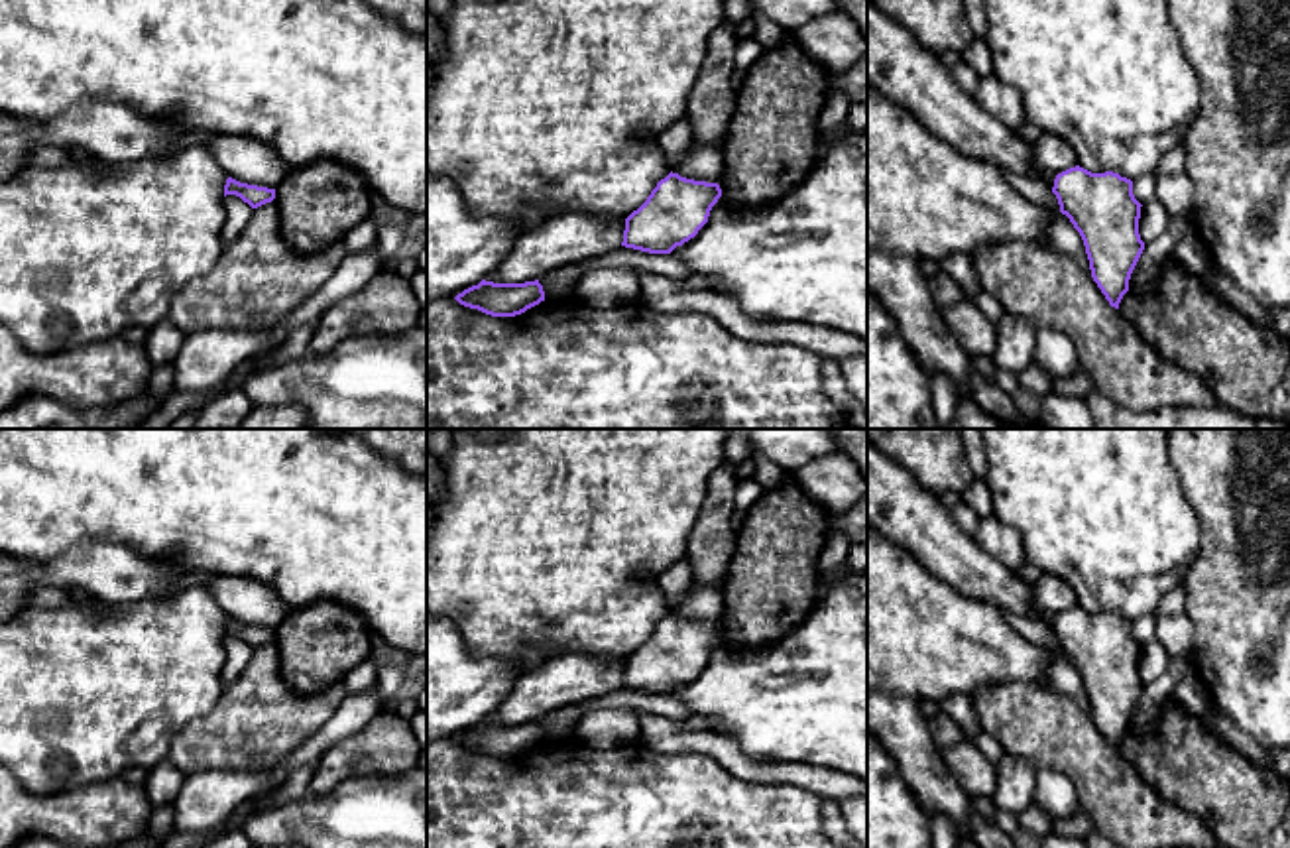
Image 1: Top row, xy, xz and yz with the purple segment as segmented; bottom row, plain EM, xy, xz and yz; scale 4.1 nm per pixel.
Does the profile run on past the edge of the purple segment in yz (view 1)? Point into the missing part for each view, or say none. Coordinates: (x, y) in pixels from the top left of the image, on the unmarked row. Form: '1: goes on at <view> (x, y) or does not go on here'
1: does not go on here

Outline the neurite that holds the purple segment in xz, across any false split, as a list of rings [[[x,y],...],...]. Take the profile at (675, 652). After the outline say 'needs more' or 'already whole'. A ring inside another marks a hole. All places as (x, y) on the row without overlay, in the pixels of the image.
[[[671,612],[625,659],[621,687],[671,695],[698,675],[720,637],[718,624],[694,622]]]; already whole

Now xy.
[[[228,618],[226,626],[224,626],[224,637],[226,636],[236,636],[244,643],[248,643],[252,649],[258,649],[258,647],[271,643],[275,639],[275,630],[248,626],[248,624],[240,624],[232,618]]]; already whole

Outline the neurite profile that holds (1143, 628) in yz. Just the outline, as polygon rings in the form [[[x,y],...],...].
[[[1154,614],[1141,616],[1133,620],[1133,636],[1141,645],[1156,639],[1156,618]]]

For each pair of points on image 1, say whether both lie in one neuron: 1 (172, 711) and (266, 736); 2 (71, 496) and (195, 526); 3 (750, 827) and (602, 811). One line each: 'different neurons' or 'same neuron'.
1: different neurons
2: same neuron
3: same neuron

